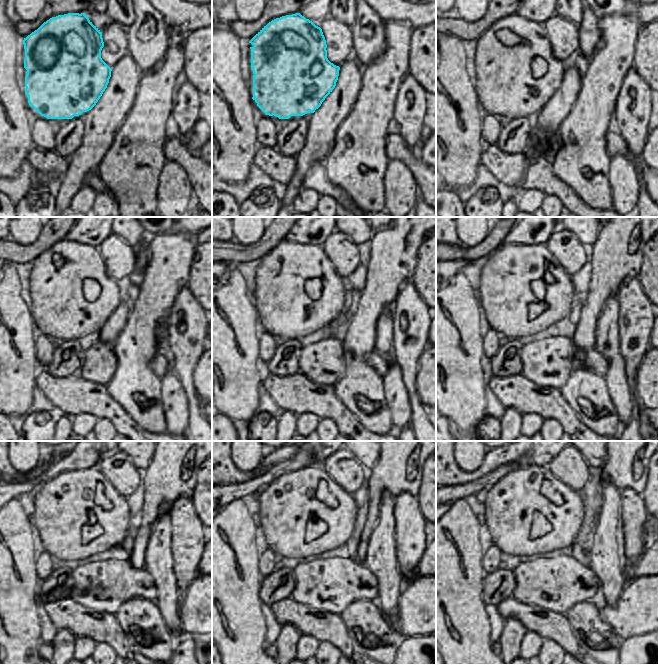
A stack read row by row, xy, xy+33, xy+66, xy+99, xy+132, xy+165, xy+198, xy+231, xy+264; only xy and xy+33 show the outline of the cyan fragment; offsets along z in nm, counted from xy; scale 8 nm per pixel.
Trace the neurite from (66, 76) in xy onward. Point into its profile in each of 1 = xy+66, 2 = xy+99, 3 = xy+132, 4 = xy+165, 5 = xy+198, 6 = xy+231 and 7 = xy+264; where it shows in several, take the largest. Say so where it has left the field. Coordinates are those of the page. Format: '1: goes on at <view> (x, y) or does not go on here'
1: goes on at xy+66 (518, 73)
2: goes on at xy+99 (72, 293)
3: goes on at xy+132 (298, 289)
4: goes on at xy+165 (523, 288)
5: goes on at xy+198 (80, 513)
6: goes on at xy+231 (306, 512)
7: goes on at xy+264 (530, 510)

